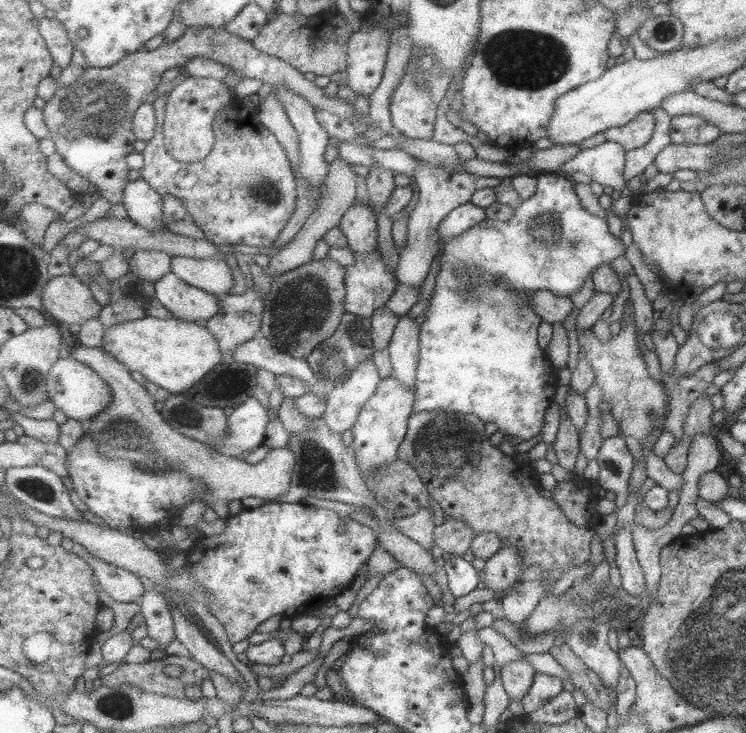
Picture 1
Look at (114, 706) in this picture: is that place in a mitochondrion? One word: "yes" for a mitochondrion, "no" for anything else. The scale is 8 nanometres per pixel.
yes

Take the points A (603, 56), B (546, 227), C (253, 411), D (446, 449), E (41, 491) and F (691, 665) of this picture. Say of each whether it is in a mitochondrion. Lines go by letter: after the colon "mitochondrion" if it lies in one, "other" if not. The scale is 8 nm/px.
A: other
B: mitochondrion
C: other
D: mitochondrion
E: mitochondrion
F: mitochondrion

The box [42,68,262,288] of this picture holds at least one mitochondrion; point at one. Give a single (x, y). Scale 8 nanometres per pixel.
(97, 110)

